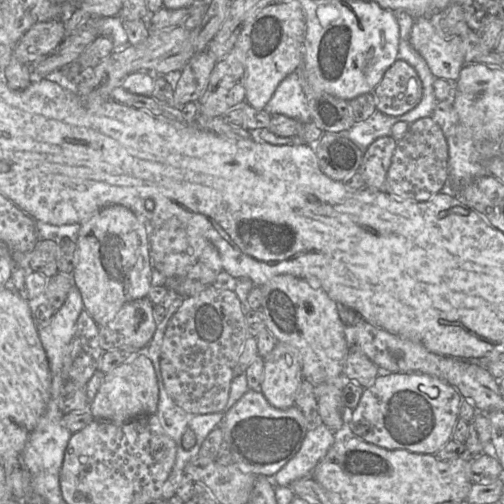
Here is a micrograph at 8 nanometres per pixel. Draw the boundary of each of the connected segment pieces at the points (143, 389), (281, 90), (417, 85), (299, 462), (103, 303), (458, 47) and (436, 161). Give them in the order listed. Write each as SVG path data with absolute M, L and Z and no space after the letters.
M138 352L130 360L105 374L88 411L94 419L123 424L140 416L155 414L158 397L159 389L153 364L145 352Z
M297 71L289 74L279 84L265 111L270 115L285 115L302 123L311 121L307 99Z
M397 59L374 89L376 110L397 117L414 109L423 95L422 82L415 69Z
M323 423L311 426L307 431L300 449L272 478L275 486L290 486L295 480L311 477L315 466L324 458L335 442L335 434Z
M110 205L80 224L77 239L77 264L72 272L85 311L98 326L112 320L128 302L147 298L152 286L152 263L149 250L149 230L143 220L122 205Z
M415 18L411 33L411 46L425 59L435 78L455 83L464 62L464 43L460 36L443 36L431 18Z
M421 118L409 125L402 139L397 141L389 167L384 192L399 199L424 202L449 190L448 145L440 126L431 118Z

